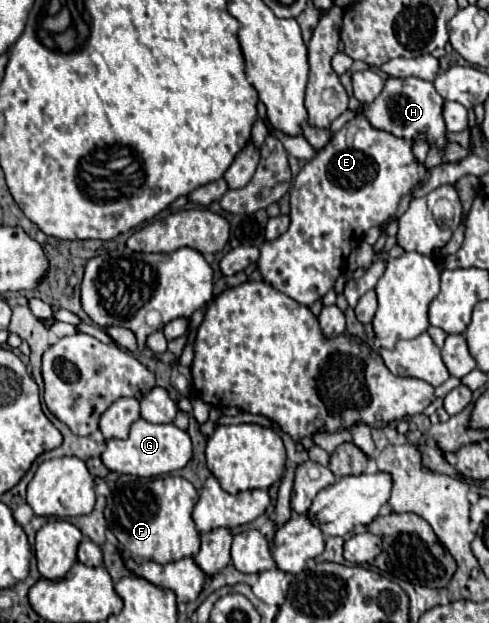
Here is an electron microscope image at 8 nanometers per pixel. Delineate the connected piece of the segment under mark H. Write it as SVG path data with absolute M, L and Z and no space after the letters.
M387 78L383 92L371 104L365 104L367 120L373 128L387 130L399 138L415 140L417 134L427 134L429 144L445 150L445 122L443 122L443 98L437 94L435 86L421 78Z

